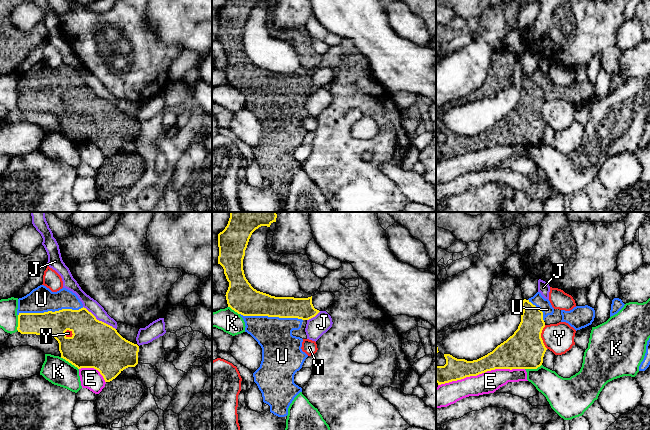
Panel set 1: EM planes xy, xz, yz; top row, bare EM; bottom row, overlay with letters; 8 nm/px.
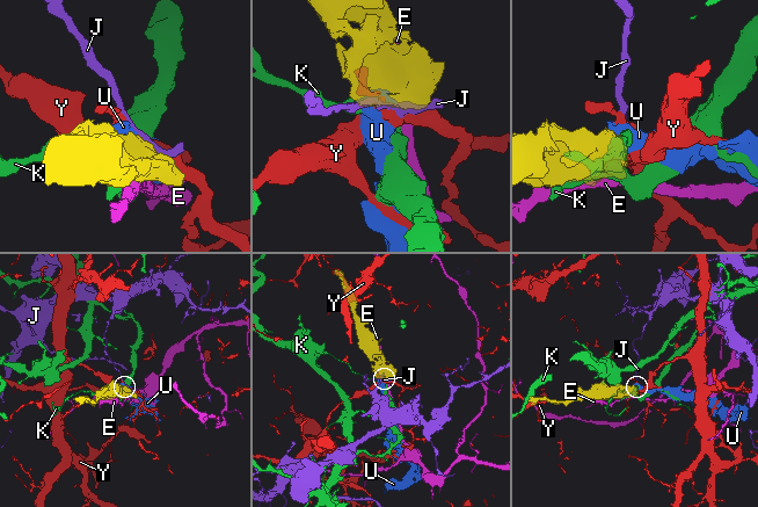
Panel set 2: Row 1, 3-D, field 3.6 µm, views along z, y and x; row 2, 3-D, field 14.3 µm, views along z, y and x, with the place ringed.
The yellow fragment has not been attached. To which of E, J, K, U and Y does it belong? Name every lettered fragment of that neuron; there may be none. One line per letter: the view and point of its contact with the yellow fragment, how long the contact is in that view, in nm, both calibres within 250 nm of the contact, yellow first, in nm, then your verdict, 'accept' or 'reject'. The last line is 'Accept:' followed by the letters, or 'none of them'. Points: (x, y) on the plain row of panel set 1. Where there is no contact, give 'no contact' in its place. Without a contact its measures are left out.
E: yz (481, 149) | 700 nm | 200/170 nm | reject
J: xy (98, 96) | 320 nm | 380/100 nm | reject
K: xy (69, 138) | 180 nm | 380/220 nm | reject
U: xy (50, 87) | 550 nm | 200/200 nm | accept
Y: yz (540, 113) | 190 nm | 300/240 nm | reject
Accept: U

